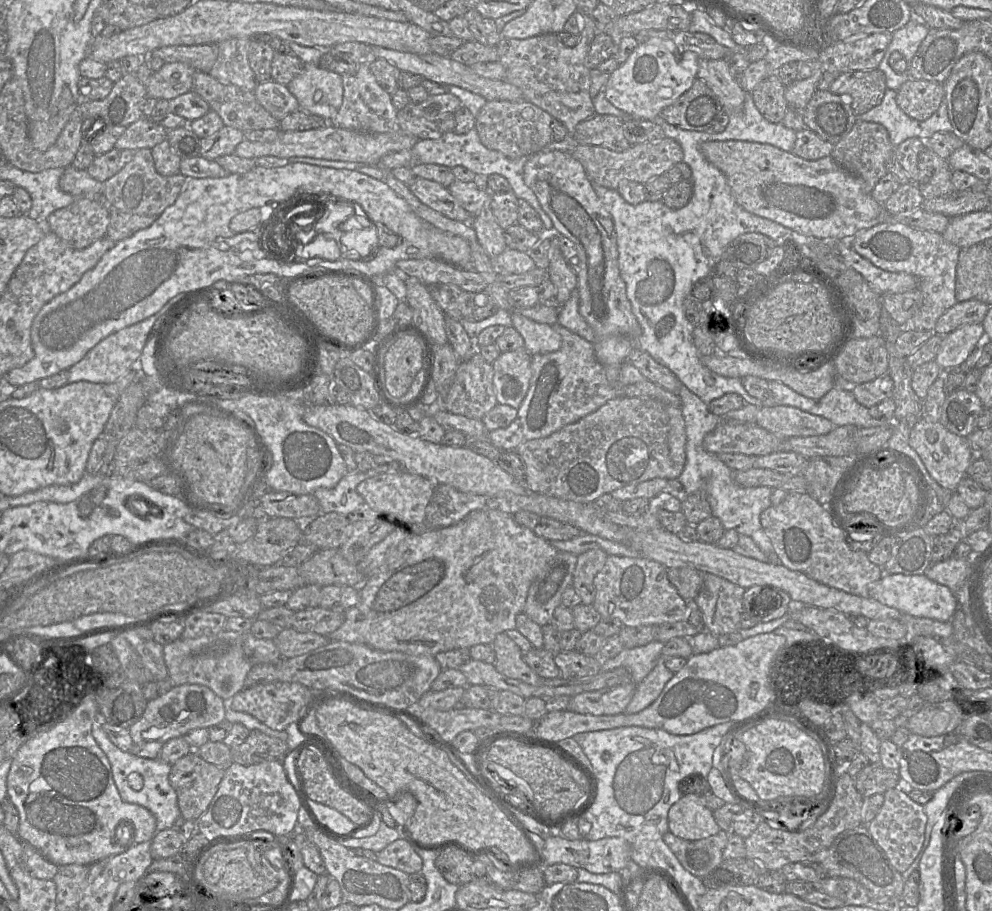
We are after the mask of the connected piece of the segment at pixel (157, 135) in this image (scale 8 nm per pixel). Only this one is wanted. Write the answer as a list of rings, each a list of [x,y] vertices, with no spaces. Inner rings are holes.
[[[143,116],[125,128],[125,131],[115,142],[114,148],[130,150],[152,149],[155,145],[167,139],[168,131],[164,126]]]

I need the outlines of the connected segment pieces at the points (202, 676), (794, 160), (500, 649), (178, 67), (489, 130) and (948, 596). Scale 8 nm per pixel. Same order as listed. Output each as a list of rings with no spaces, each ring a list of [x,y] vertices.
[[[228,630],[193,639],[179,638],[165,645],[163,654],[173,685],[204,685],[224,700],[245,688],[246,677],[253,666],[243,651],[243,634]]]
[[[740,140],[704,142],[701,145],[701,152],[711,164],[717,167],[725,175],[727,182],[731,188],[732,194],[736,202],[741,207],[743,207],[748,212],[772,220],[799,234],[815,237],[818,239],[840,240],[842,238],[853,238],[859,232],[885,221],[885,210],[883,204],[877,202],[872,197],[871,193],[867,192],[867,187],[859,177],[847,172],[831,156],[826,156],[818,160],[806,160],[797,156],[793,152],[781,150],[770,144],[747,142]]]
[[[506,632],[496,635],[493,648],[496,657],[493,665],[499,673],[530,685],[543,683],[543,678],[525,663],[522,650],[508,637]]]
[[[182,62],[165,63],[146,84],[147,97],[171,100],[192,90],[195,70]]]
[[[487,101],[476,117],[481,143],[510,159],[529,157],[548,147],[553,140],[553,117],[530,102]]]
[[[885,574],[868,585],[869,597],[914,617],[930,618],[941,622],[951,621],[955,609],[955,594],[945,585],[926,575]]]

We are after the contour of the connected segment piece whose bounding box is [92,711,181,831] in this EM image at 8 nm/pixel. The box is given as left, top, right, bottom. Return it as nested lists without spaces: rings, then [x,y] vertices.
[[[98,711],[92,724],[92,734],[111,764],[115,785],[123,801],[138,804],[151,811],[156,818],[156,831],[172,828],[181,816],[176,791],[169,782],[172,765],[159,758],[148,759],[123,751],[114,745],[104,731],[106,720]]]

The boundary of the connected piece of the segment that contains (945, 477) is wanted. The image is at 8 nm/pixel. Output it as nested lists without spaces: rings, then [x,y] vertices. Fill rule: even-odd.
[[[920,419],[907,434],[908,444],[916,451],[930,476],[943,488],[956,492],[967,469],[975,458],[967,437],[950,432],[940,422]]]

